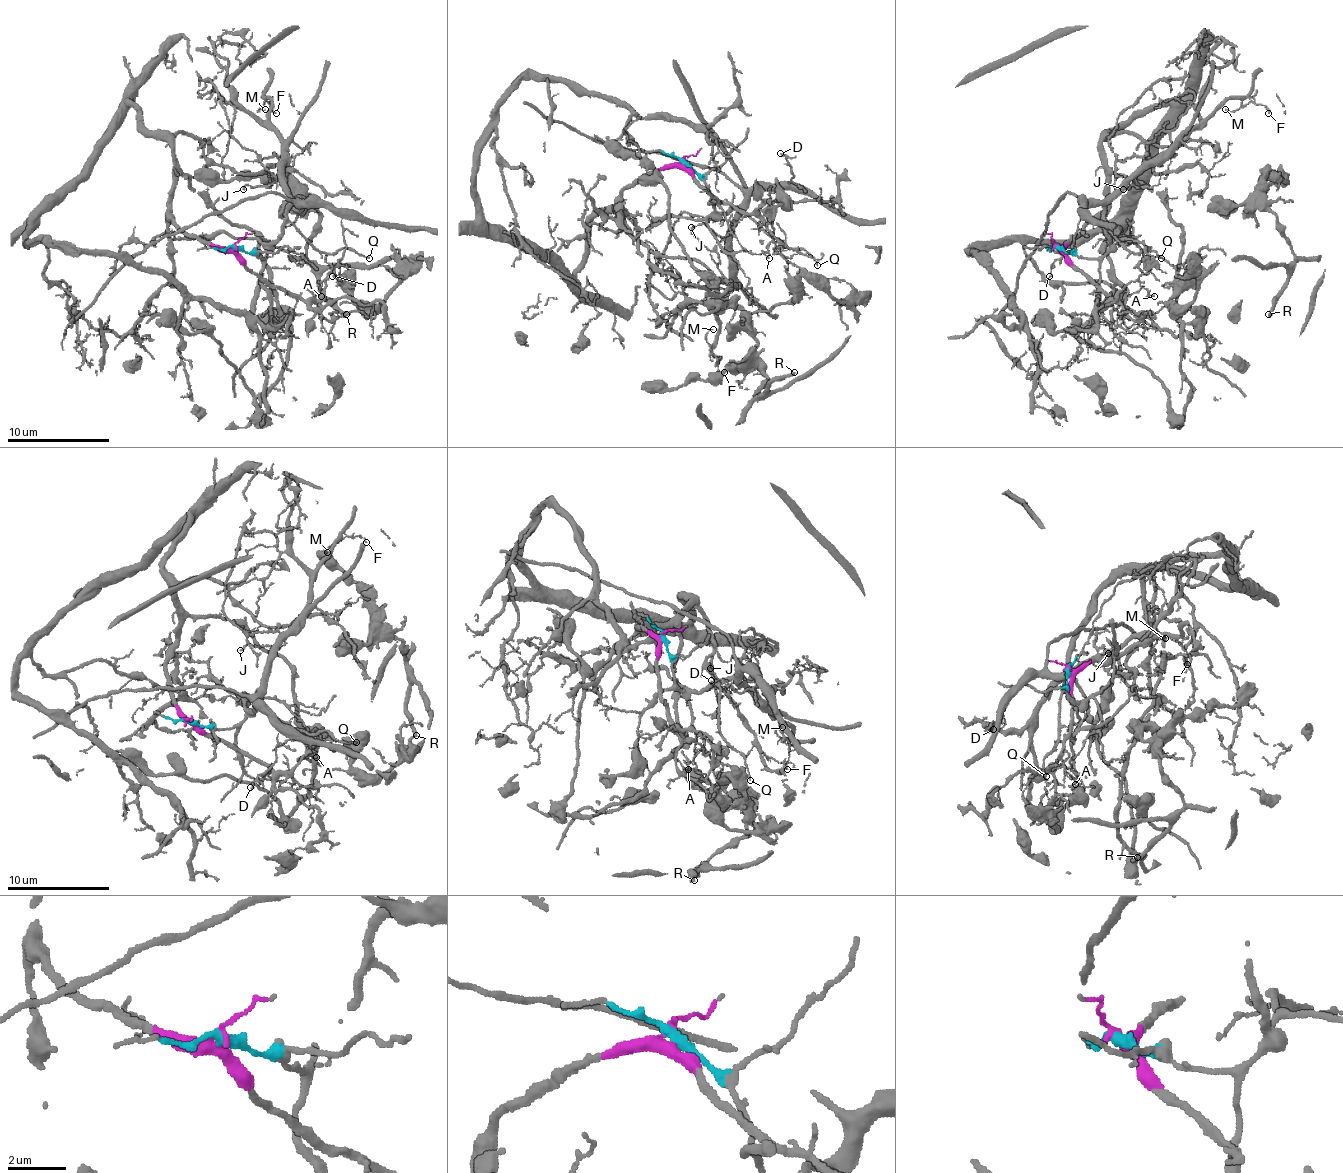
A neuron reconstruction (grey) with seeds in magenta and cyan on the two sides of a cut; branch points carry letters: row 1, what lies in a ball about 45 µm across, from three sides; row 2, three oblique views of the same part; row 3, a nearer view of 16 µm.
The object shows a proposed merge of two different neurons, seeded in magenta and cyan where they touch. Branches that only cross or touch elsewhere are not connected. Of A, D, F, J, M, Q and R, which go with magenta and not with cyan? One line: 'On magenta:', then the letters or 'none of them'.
On magenta: A, R

